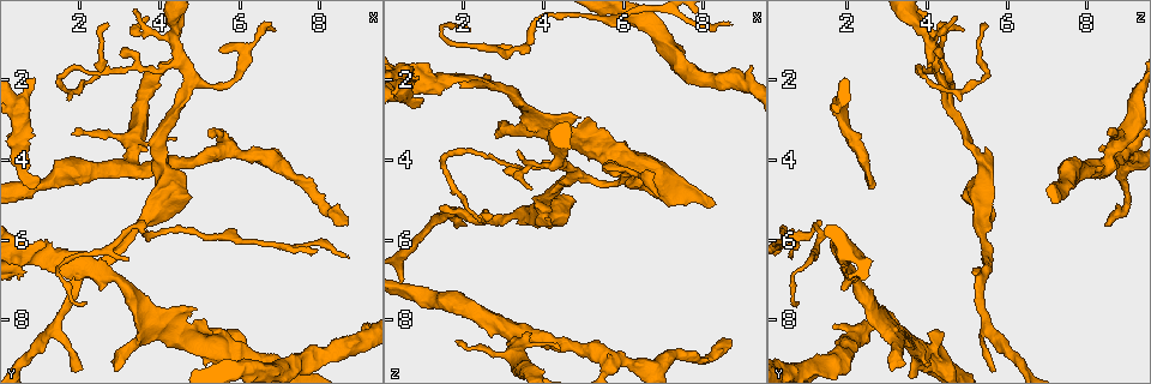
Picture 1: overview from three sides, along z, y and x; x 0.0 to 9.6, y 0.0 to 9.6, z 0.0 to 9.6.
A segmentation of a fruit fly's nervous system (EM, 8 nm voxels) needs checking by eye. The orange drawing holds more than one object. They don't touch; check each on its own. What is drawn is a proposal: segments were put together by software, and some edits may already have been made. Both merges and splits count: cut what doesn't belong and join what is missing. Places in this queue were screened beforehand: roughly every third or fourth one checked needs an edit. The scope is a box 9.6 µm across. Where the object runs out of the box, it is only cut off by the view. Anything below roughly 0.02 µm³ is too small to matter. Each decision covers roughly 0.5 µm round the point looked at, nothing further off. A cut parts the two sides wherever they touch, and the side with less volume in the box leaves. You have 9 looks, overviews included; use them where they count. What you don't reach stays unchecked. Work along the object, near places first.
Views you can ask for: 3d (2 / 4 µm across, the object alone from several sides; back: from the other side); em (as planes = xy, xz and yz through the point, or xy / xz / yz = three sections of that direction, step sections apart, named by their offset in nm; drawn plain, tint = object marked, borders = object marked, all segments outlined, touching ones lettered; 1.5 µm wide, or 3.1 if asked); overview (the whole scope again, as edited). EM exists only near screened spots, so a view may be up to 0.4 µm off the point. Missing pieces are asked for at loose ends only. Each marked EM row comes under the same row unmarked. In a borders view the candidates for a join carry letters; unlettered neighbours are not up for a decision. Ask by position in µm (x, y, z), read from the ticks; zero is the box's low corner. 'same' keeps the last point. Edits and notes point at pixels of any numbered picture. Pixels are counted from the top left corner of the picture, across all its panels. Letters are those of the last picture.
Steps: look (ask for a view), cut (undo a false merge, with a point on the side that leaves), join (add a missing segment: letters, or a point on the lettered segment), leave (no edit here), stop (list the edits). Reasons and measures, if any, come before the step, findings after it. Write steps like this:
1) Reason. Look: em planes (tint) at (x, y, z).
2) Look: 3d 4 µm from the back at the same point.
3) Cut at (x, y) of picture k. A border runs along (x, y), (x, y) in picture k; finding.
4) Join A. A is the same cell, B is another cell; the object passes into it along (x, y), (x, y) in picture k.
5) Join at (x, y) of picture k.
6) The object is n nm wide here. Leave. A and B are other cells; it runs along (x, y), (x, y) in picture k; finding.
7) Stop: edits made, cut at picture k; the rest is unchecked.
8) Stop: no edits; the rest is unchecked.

Free end. Look: 3d 2 µm from the back at (1.15, 6.10, 1.65).

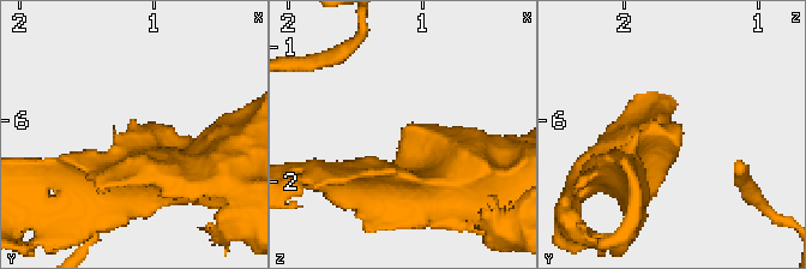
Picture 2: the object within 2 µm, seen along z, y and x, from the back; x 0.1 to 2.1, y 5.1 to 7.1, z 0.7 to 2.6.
Shape alone is not enough. Look: em yz step 8 (borders) at (1.18, 6.10, 1.64).

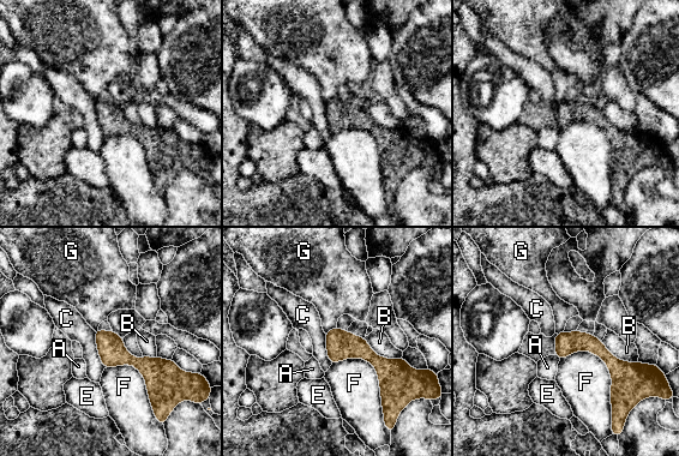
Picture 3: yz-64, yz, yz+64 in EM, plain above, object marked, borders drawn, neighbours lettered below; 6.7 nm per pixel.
Leave. A, B, C, E, F and G are other cells; a border runs along (560, 359), (605, 362), (612, 412) in picture 3; no lettered segment goes on from it.

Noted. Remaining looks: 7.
Free end. Look: 3d 2 µm at (0.80, 4.75, 2.60).

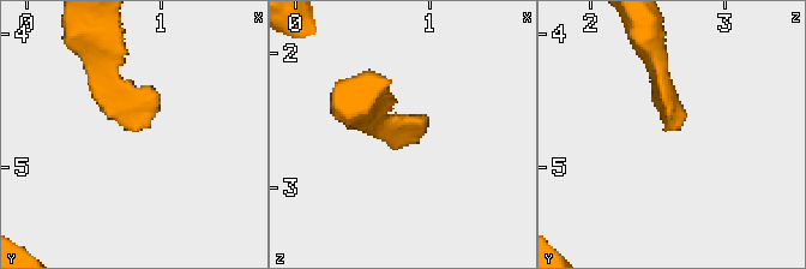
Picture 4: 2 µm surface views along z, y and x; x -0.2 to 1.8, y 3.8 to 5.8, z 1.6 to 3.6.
Need the tissue. Look: em planes (borders) at (0.84, 4.74, 2.58).

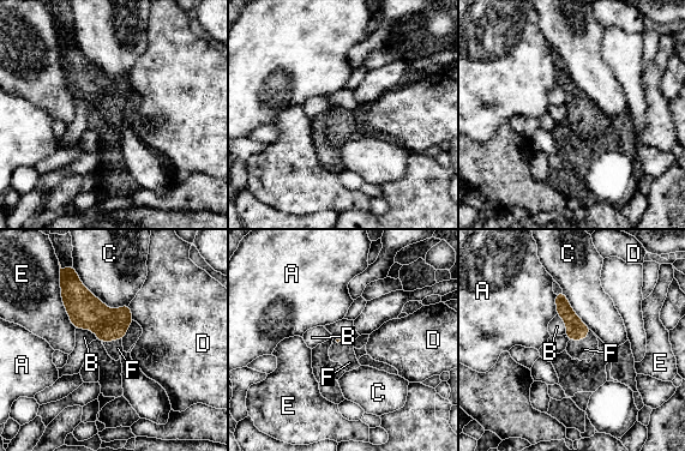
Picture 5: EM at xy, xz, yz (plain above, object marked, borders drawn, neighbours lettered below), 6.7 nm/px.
Join F. F is the same cell, A, B, C, D and E are other cells; the object passes into it along (576, 329), (580, 340), (584, 349) in picture 5; the cell continues.

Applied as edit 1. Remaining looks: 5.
Look: overview.

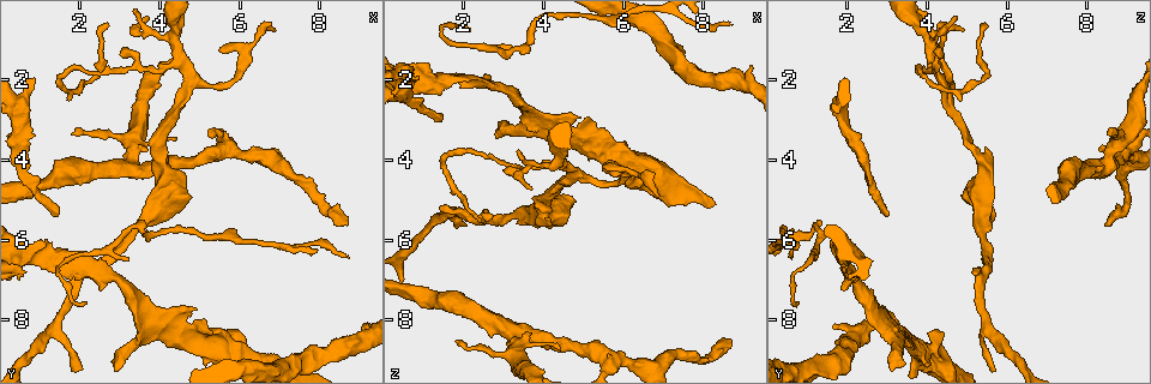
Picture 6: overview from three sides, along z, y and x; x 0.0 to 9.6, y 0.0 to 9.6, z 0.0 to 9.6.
Free end. Look: 3d 4 µm at (0.85, 1.95, 1.90).

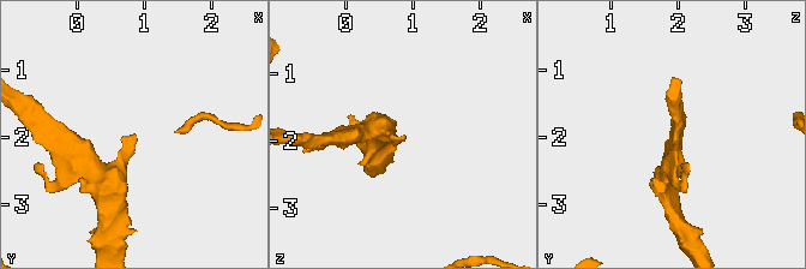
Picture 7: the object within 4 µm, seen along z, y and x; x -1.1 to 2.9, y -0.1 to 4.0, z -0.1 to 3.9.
Shape alone is not enough. Look: em 3.1 µm planes (borders) at (0.90, 1.95, 1.95).

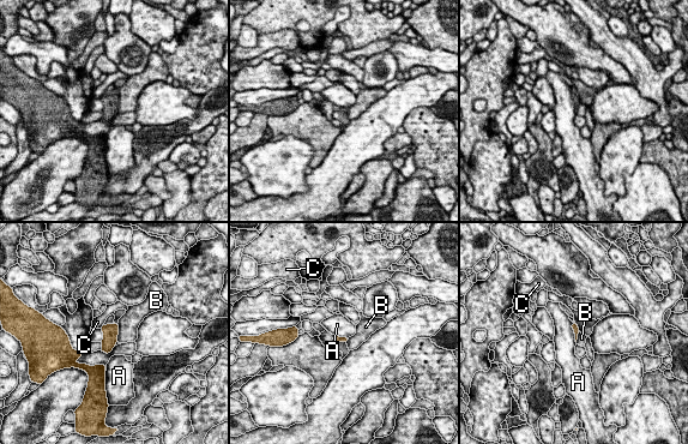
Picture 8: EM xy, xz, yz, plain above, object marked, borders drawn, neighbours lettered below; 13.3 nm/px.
The longest contact is with A, 280 nm. Leave. A, B and C are other cells; a border runs along (116, 323), (118, 341) in picture 8; none of them fits.

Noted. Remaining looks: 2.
Stop: edits made, join at picture 5; the rest is unchecked.

